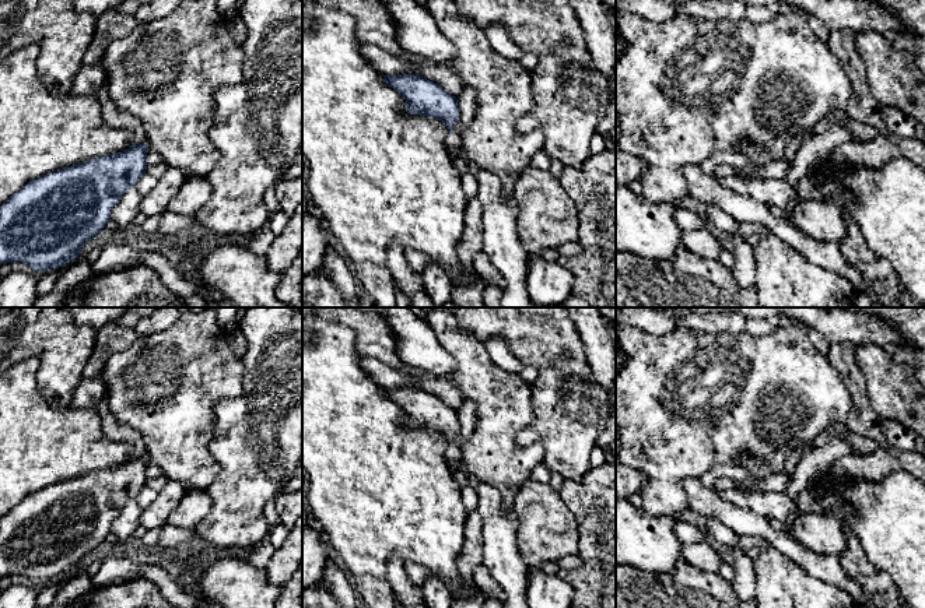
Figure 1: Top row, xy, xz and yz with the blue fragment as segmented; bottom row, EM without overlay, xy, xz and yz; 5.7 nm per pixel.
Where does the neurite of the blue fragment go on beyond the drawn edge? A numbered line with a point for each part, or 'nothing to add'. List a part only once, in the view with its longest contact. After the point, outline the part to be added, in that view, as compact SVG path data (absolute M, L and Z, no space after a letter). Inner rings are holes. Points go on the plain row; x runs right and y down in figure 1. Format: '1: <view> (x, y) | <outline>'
1: xz (454, 456) | M459 436L453 437L452 444L445 454L445 458L451 468L456 468L456 465L462 461L462 442Z

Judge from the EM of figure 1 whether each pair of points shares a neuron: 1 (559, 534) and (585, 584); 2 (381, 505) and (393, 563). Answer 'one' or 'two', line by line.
1: two
2: two

